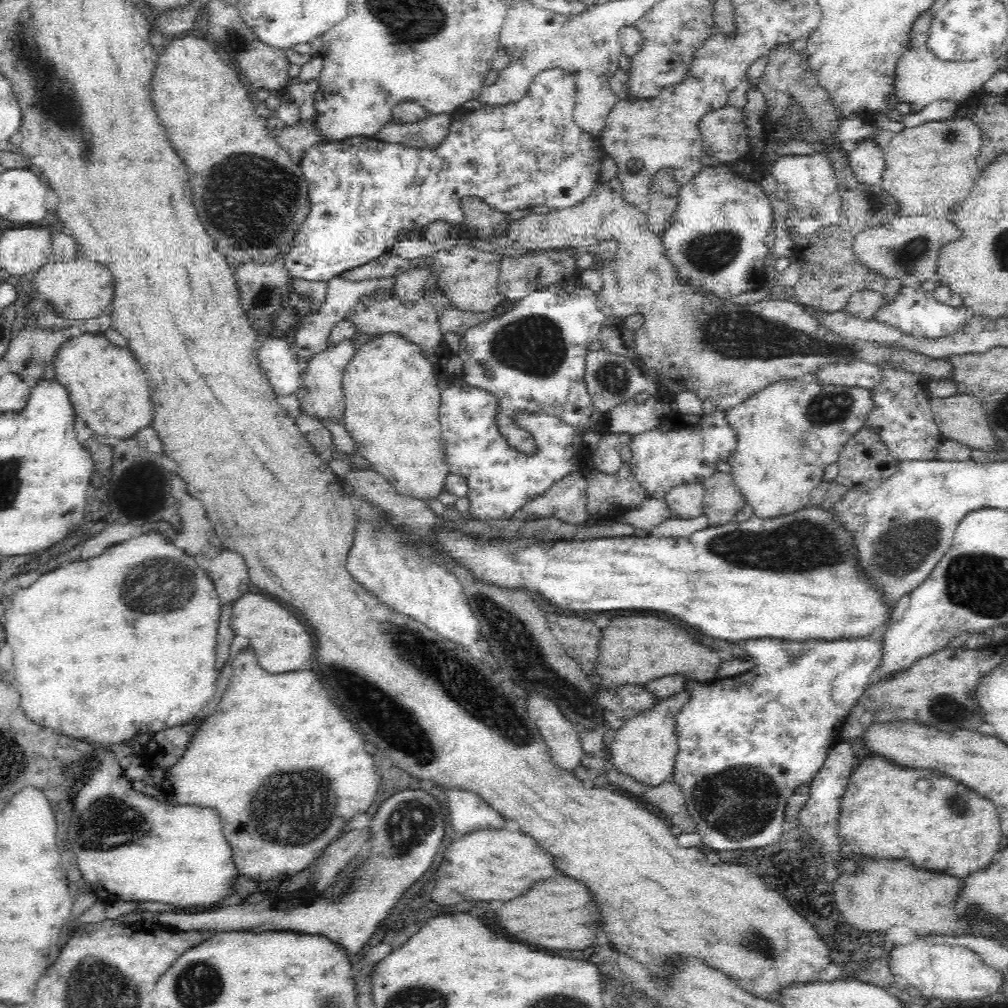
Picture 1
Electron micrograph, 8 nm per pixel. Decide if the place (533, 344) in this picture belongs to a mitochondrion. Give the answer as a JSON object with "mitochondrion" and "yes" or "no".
{"mitochondrion":"yes"}

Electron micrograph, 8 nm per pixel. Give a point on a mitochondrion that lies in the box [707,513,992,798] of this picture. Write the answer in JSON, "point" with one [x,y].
{"point":[946,709]}

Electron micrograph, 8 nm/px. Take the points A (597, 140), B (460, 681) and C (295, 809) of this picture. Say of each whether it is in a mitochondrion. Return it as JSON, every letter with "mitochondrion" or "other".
{"A":"other","B":"mitochondrion","C":"mitochondrion"}

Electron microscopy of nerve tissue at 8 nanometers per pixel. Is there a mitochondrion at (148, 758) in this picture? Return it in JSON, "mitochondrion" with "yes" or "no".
{"mitochondrion":"no"}

